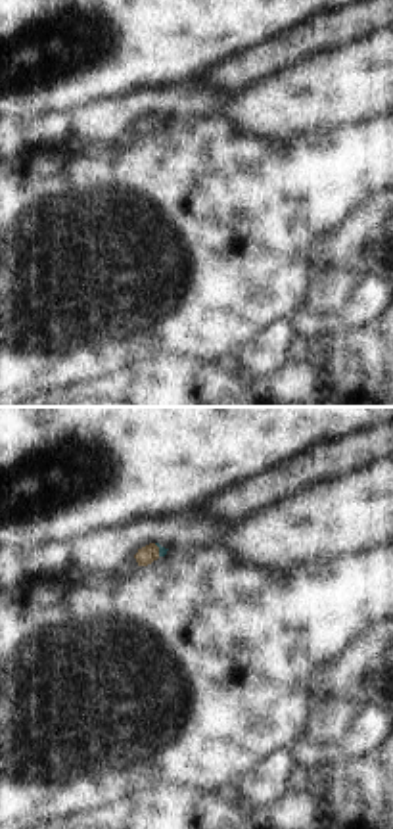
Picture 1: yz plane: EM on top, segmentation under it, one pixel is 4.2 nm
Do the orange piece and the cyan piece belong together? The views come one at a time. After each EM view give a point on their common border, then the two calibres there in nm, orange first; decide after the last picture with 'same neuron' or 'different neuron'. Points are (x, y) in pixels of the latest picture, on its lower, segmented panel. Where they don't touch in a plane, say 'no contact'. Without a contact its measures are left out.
contact (158, 549); calibres 80 and 30 nm

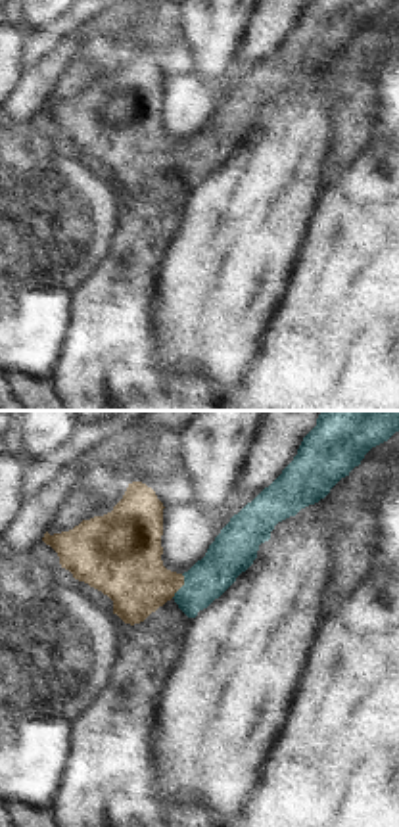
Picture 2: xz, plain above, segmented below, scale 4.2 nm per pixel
contact (183, 584); calibres 300 and 190 nm

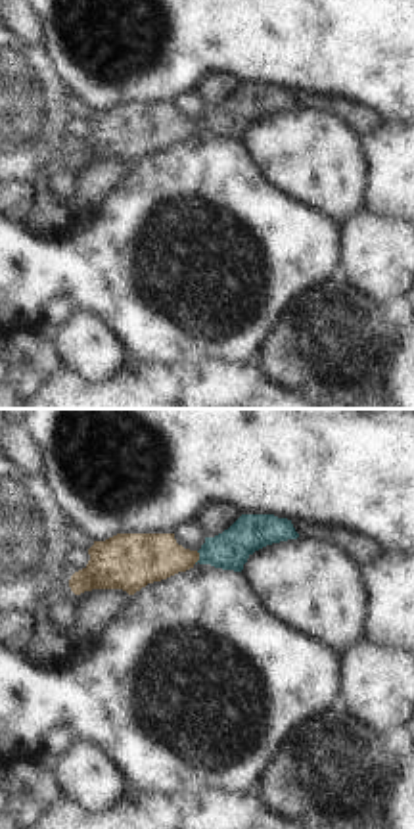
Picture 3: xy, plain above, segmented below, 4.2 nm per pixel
contact (198, 557); calibres 220 and 160 nm

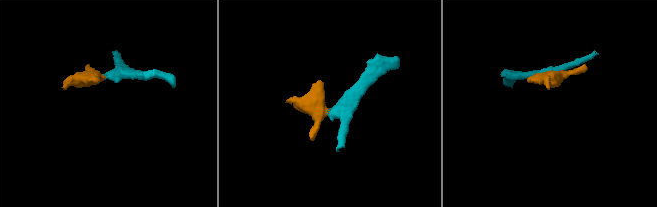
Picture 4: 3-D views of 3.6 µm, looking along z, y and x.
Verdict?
same neuron

